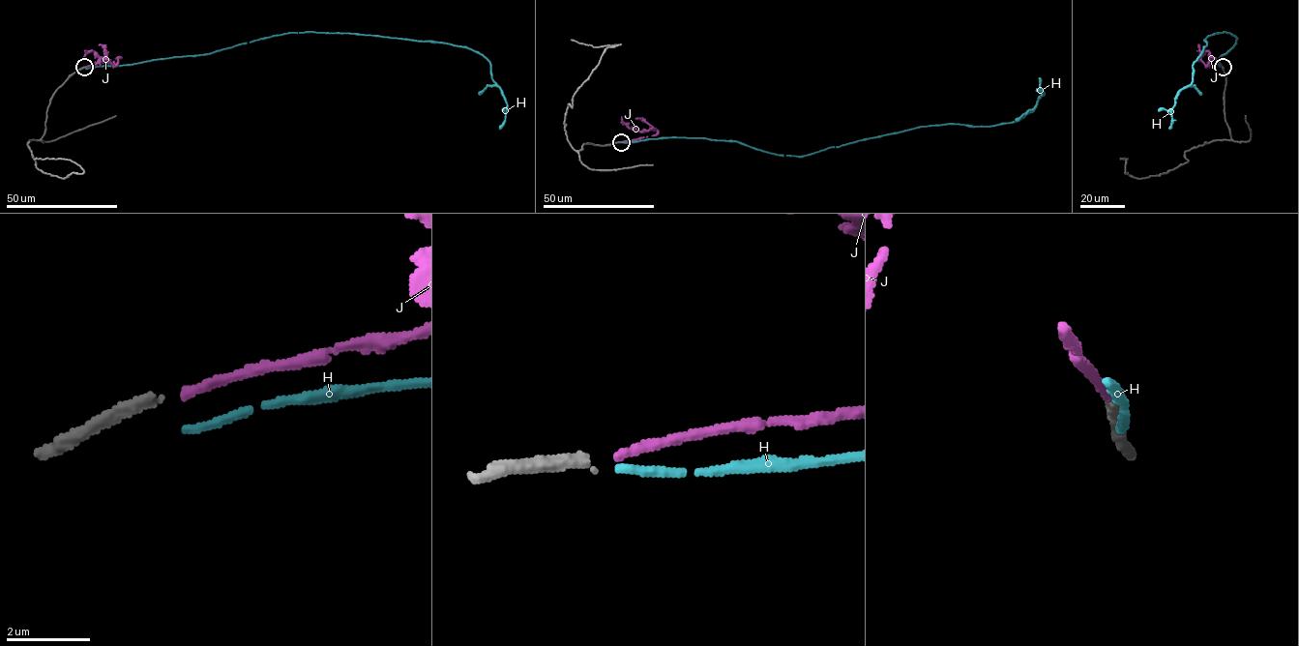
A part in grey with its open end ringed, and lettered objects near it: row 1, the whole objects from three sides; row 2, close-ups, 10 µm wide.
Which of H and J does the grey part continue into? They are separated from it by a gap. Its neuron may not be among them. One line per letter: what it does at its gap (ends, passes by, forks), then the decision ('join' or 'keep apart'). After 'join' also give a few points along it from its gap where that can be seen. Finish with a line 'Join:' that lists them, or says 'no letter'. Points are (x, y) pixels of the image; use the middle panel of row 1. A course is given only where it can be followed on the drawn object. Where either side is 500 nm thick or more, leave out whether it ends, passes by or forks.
H: it ends there; keep apart
J: it ends there; join; it runs (623, 142), (641, 138), (643, 132), (652, 127), (635, 118)
Join: J

